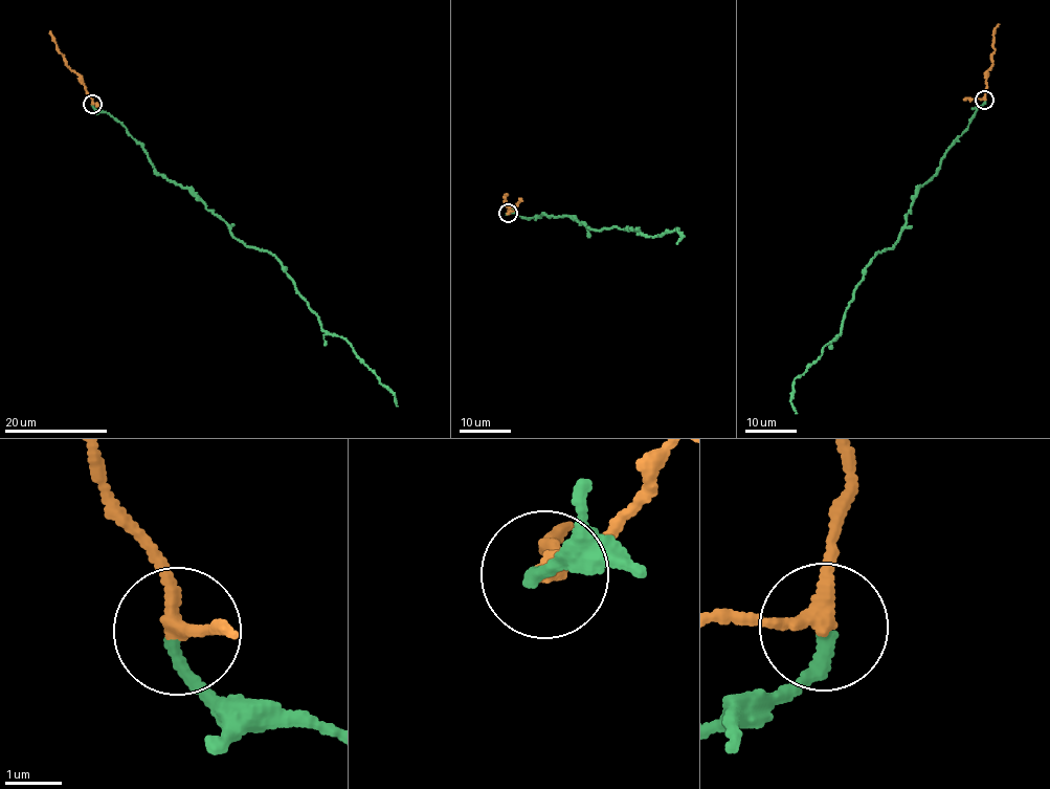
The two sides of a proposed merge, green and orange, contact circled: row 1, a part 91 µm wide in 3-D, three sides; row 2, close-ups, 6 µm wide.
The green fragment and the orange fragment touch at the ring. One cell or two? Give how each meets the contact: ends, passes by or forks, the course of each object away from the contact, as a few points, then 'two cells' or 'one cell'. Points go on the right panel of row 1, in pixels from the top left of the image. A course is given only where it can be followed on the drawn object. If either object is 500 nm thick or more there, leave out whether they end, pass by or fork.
green ends | orange passes by | green via (984, 100), (938, 170), (917, 185), (893, 247), (875, 253), (839, 334), (795, 379), (790, 400), (796, 413) | orange via (984, 100), (987, 73), (992, 64), (993, 30), (999, 24) | one cell

